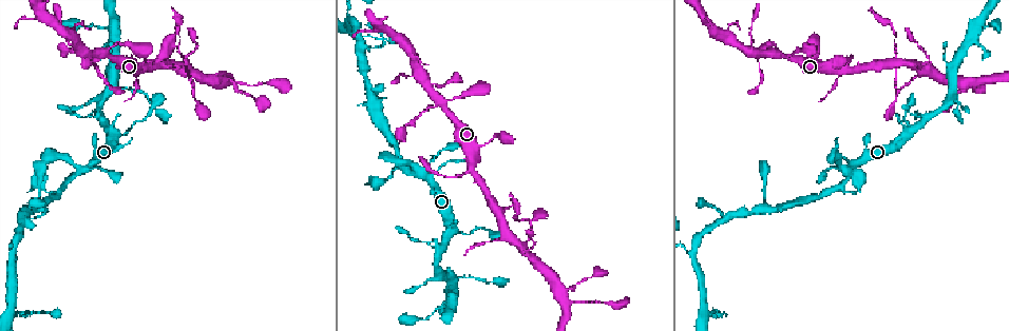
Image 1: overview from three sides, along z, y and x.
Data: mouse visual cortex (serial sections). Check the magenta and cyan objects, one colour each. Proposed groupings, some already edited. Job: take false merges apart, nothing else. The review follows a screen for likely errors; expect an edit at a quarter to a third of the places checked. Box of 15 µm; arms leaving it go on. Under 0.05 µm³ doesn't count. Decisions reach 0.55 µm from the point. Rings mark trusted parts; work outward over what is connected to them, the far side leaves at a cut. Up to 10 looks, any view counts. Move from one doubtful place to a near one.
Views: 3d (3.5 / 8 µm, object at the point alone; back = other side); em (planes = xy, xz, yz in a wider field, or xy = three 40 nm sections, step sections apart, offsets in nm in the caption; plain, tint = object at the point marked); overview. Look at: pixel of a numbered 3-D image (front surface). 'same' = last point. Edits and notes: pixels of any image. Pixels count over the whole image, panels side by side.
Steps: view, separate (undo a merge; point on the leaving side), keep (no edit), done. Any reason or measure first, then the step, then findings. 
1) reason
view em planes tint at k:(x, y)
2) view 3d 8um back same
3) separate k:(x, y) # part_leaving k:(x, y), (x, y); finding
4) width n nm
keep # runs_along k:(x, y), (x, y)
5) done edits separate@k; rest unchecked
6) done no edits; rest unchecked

arms part here
view 3d 3.5um at 1:(13, 251)

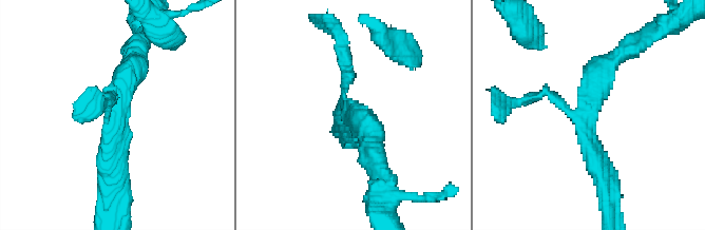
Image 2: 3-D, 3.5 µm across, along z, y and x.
arms 3; arm_widths 150, 300, 350 nm; now the EM
view em xy step 3 tint at 2:(588, 116)

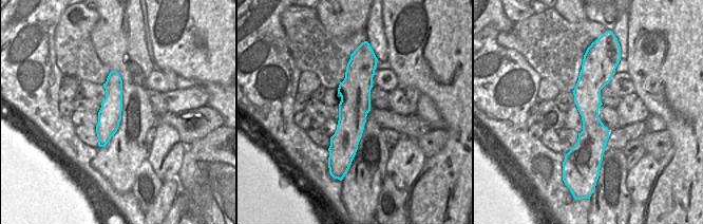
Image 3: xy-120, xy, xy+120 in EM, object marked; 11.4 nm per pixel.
keep # runs_along 3:(361, 64), (348, 132), (348, 155); continuous, no second cell

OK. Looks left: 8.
three-way junction
view 3d 3.5um at 1:(10, 312)

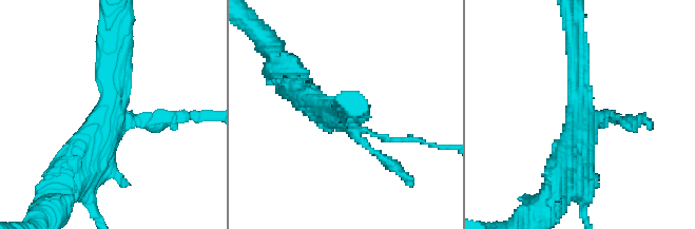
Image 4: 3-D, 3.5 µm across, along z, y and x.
view em xy step 5 plain at 4:(354, 129)

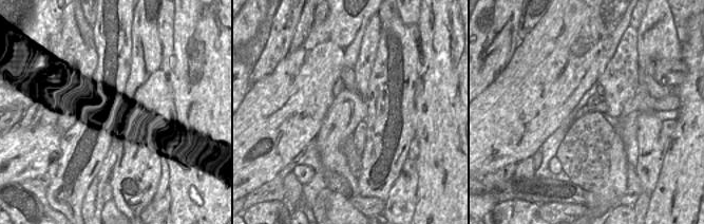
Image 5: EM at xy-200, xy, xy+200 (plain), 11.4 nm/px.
with the object marked
view em xy step 5 tint same

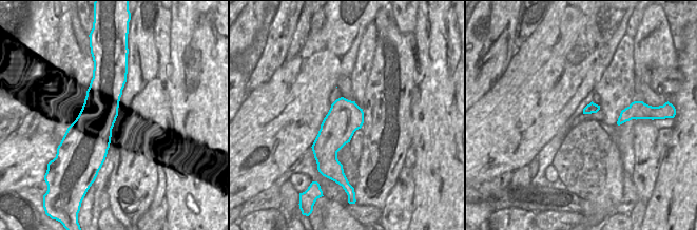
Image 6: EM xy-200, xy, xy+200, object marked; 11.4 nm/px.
width 400 nm
keep # runs_along 4:(116, 51), (116, 118), (185, 118); all the same cell

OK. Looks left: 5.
view 3d 3.5um at 1:(903, 136)

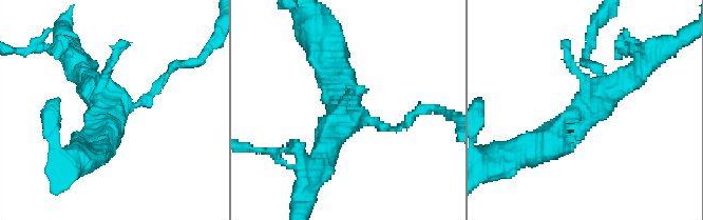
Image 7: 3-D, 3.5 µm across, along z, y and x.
now the EM
view em xy step 5 plain at 7:(588, 110)

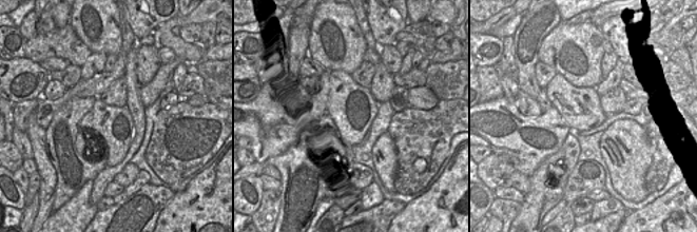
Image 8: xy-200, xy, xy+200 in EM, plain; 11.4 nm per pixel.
view em xy step 5 tint same

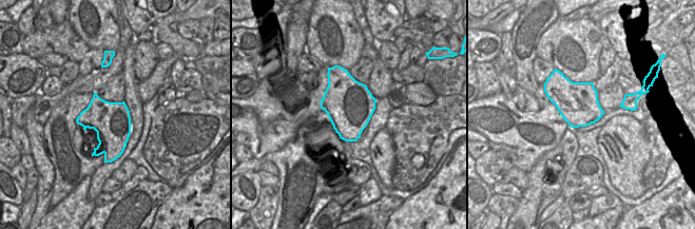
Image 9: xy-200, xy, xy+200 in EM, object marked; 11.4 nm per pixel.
keep # runs_along 7:(537, 152), (638, 71); one cell here

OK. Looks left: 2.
view 3d 8um at 1:(955, 91)

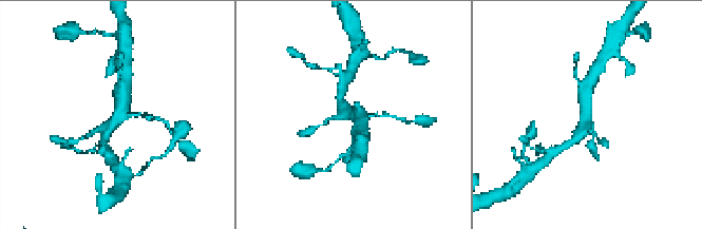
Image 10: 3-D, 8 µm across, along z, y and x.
arms 3; arm_widths 100, 300, 450 nm
view em xy step 5 tint at 10:(588, 117)

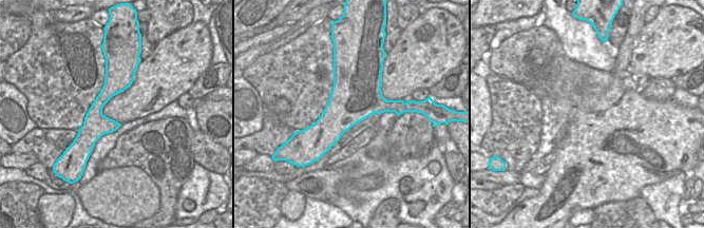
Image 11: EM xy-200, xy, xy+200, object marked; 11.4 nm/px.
width 550 nm
keep # runs_along 11:(120, 71), (96, 108), (89, 146); continuous, no second cell

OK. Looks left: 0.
done no edits; rest unchecked

